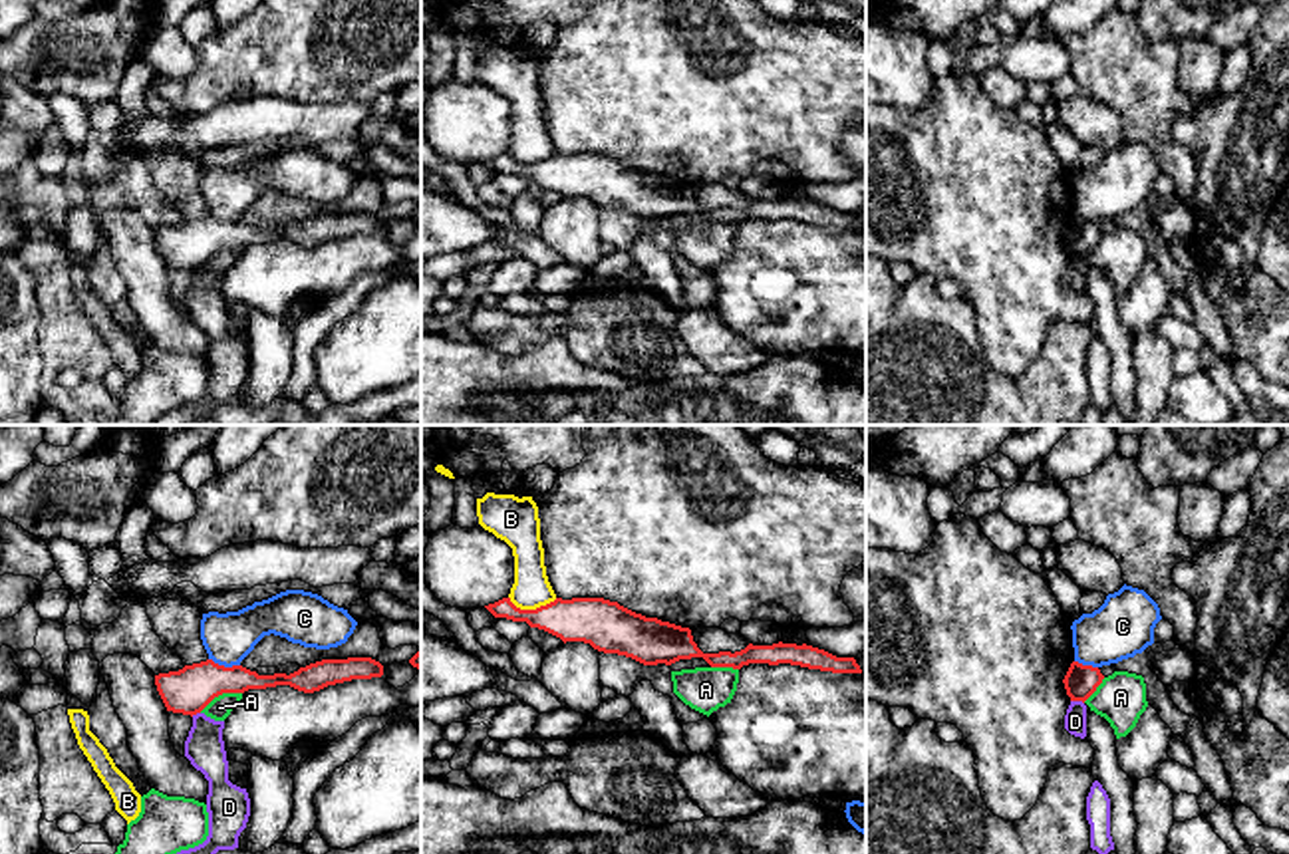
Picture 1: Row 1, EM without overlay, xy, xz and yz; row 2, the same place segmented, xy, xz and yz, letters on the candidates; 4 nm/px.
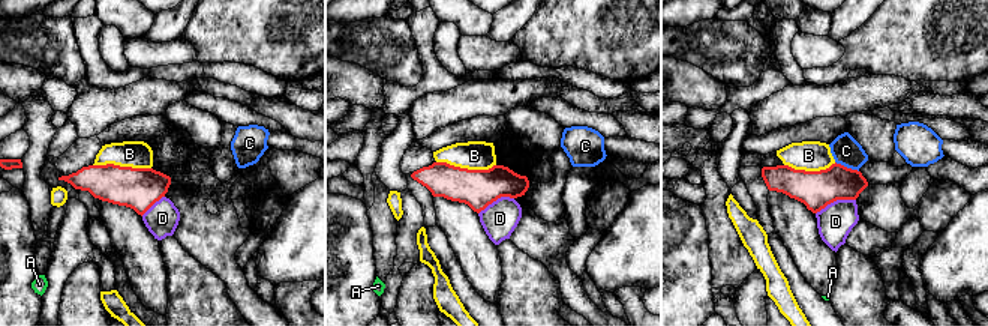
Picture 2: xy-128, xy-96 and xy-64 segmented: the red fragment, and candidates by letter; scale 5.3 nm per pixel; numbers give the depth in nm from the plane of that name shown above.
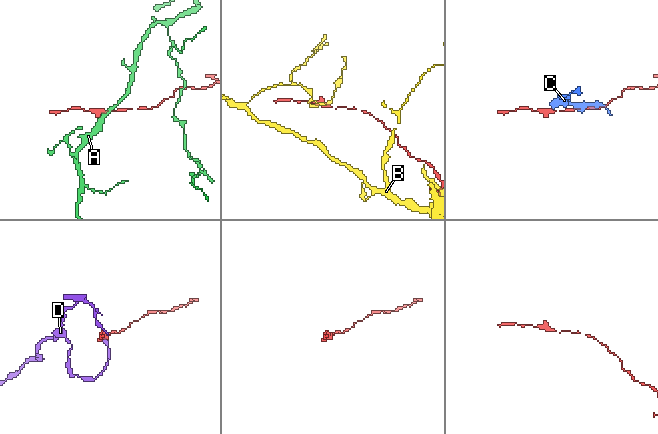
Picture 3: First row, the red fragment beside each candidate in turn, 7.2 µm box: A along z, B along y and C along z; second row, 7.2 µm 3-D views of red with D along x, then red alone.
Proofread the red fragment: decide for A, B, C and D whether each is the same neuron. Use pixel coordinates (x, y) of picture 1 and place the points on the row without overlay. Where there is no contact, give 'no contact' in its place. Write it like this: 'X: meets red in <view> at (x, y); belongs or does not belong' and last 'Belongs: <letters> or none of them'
A: meets red in xy at (219, 249); does not belong
B: meets red in xz at (533, 165); does not belong
C: meets red in xy at (223, 221); does not belong
D: meets red in yz at (1077, 255); does not belong
Belongs: none of them

